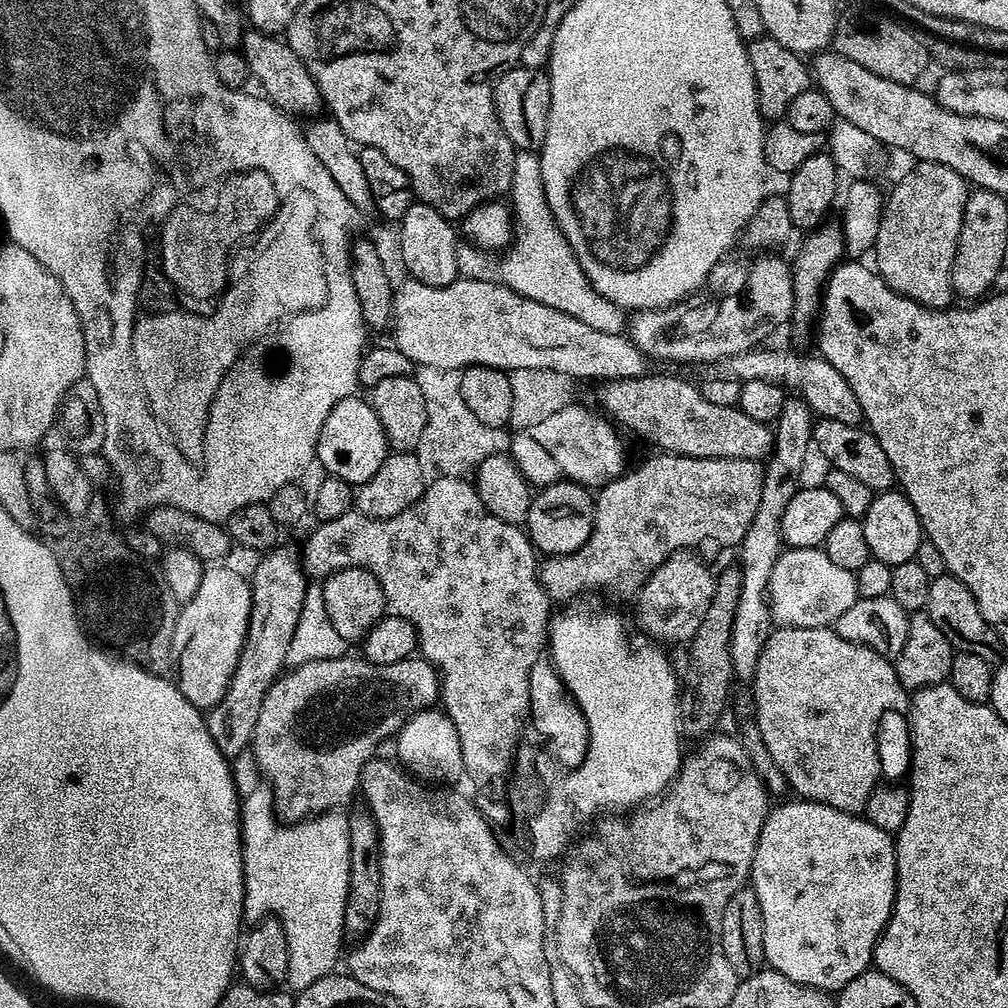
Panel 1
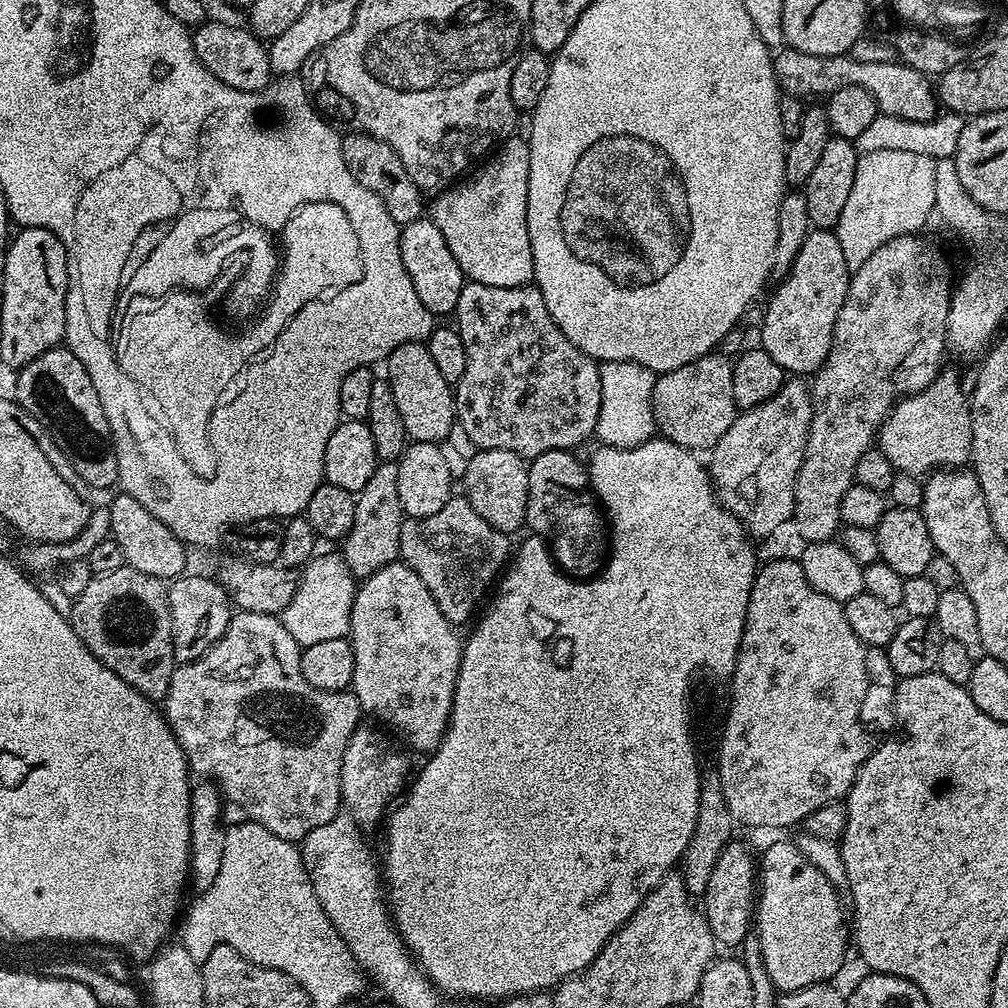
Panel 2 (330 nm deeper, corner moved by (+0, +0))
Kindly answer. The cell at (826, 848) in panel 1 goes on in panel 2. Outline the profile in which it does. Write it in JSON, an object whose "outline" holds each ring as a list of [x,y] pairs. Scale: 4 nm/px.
{"outline":[[[780,840],[777,844],[772,844],[764,852],[764,857],[758,860],[758,899],[754,904],[754,935],[760,939],[762,946],[762,962],[766,966],[766,974],[770,974],[770,982],[774,982],[774,986],[781,992],[796,992],[799,988],[808,988],[811,984],[823,984],[831,981],[832,975],[839,970],[844,964],[844,951],[850,948],[850,928],[844,925],[844,912],[846,916],[846,908],[842,905],[842,898],[834,890],[834,886],[830,886],[830,882],[826,878],[826,874],[822,874],[822,870],[818,870],[818,866],[804,857],[797,850],[795,843]]]}

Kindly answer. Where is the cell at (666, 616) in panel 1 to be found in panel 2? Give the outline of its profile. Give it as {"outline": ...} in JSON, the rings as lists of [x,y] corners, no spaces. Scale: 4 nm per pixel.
{"outline":[[[788,378],[774,398],[753,408],[743,409],[730,430],[726,430],[726,434],[722,434],[722,438],[718,438],[716,445],[710,449],[712,461],[707,461],[706,467],[716,498],[726,511],[738,517],[753,537],[768,536],[778,531],[787,520],[789,523],[793,519],[796,511],[796,479],[802,466],[811,421],[812,393],[809,385],[803,379]]]}

